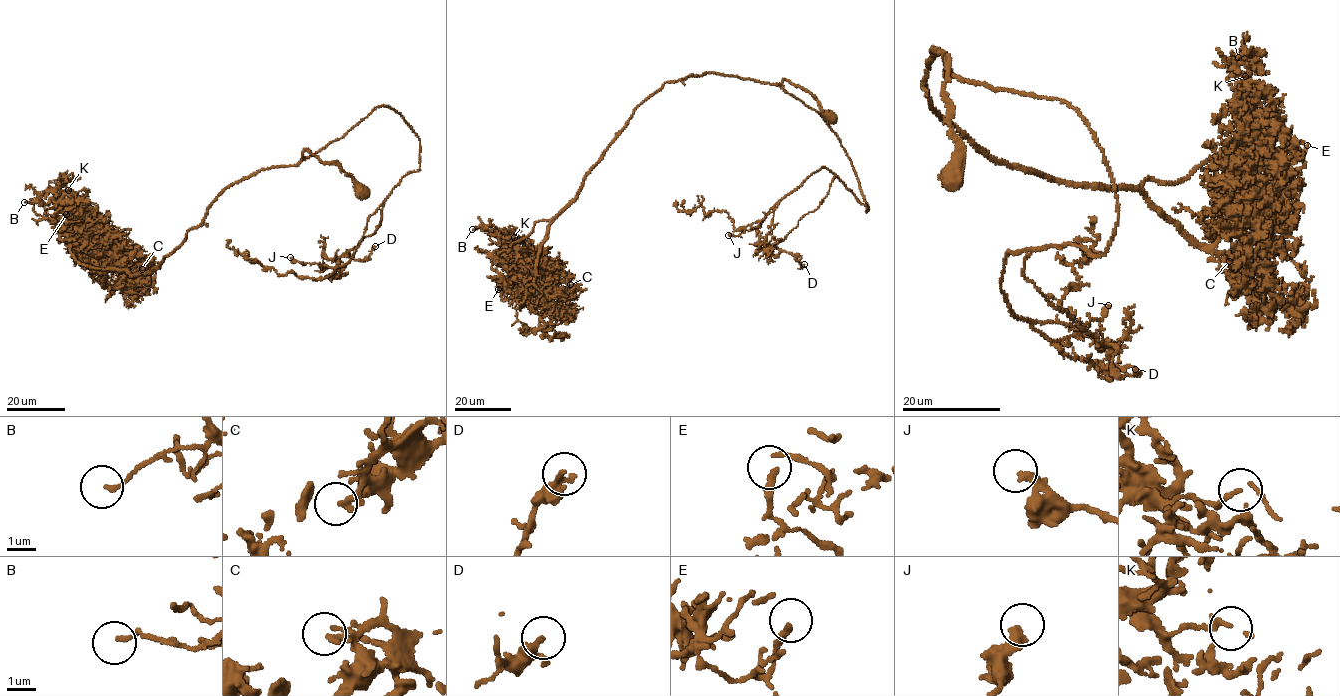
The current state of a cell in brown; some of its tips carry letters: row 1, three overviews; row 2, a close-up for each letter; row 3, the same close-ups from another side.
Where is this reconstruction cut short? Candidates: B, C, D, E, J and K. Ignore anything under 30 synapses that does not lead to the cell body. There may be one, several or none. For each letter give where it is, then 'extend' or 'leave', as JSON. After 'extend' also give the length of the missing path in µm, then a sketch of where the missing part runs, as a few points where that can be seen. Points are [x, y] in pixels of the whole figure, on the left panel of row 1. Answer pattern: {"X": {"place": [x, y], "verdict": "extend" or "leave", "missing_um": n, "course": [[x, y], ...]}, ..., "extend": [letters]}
{"B": {"place": [24, 202], "verdict": "leave"}, "C": {"place": [142, 269], "verdict": "leave"}, "D": {"place": [375, 246], "verdict": "leave"}, "E": {"place": [66, 214], "verdict": "leave"}, "J": {"place": [290, 257], "verdict": "leave"}, "K": {"place": [68, 190], "verdict": "leave"}, "extend": []}

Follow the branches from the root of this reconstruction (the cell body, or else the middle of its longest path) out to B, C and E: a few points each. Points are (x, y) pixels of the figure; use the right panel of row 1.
B: (952, 180), (949, 61), (945, 74), (933, 47), (930, 108), (978, 151), (1138, 189), (1239, 141), (1238, 57)
C: (952, 180), (933, 47), (930, 108), (978, 151), (1140, 192), (1223, 258), (1234, 294), (1247, 272), (1229, 261)
E: (952, 180), (933, 47), (940, 120), (1061, 181), (1175, 182), (1240, 142), (1274, 177), (1307, 145)

